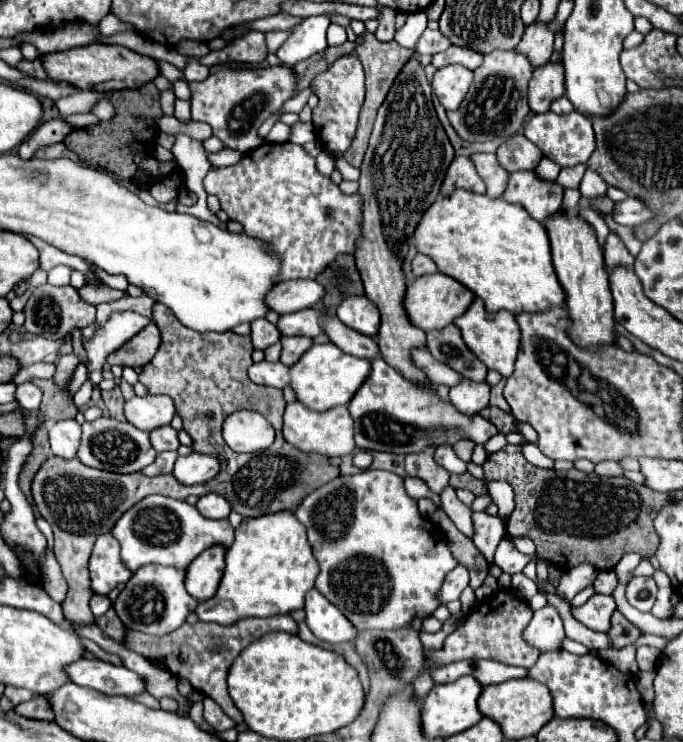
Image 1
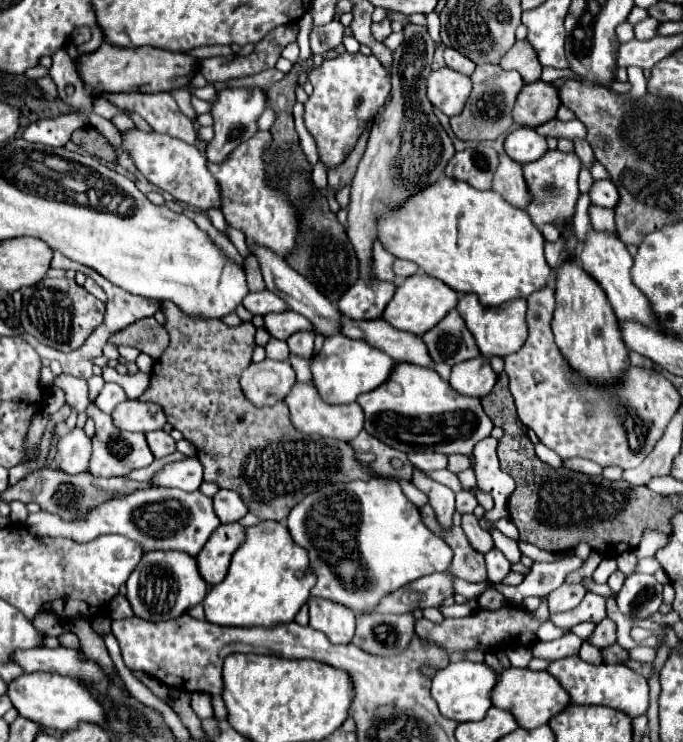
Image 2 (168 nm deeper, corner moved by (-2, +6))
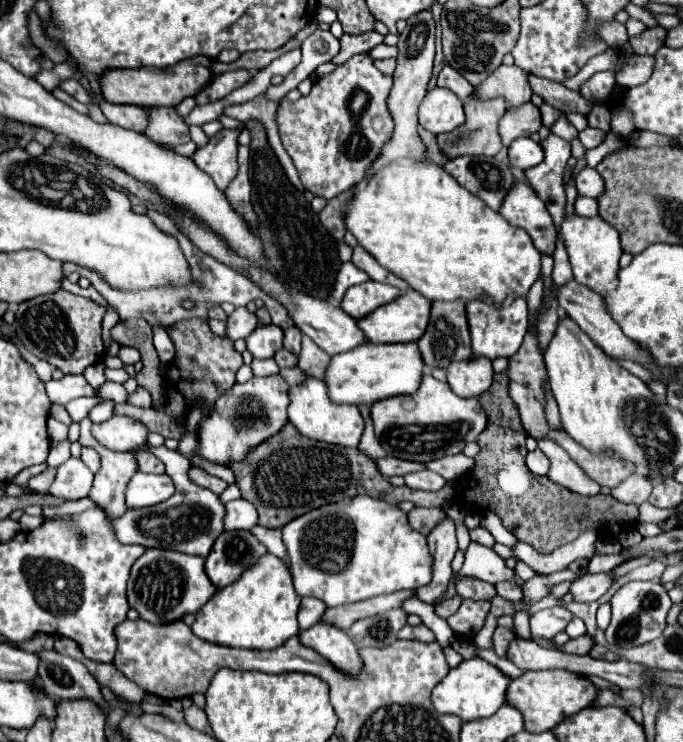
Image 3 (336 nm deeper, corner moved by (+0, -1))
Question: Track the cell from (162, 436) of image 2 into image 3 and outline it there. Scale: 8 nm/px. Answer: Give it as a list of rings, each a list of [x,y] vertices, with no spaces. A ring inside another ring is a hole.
[[[146,450],[136,452],[136,460],[138,460],[138,472],[146,472],[146,474],[162,474],[164,472],[164,464]]]

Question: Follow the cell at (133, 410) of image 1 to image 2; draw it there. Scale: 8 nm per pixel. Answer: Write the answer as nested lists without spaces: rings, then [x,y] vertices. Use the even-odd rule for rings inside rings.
[[[128,399],[128,401],[120,403],[114,409],[112,419],[118,429],[140,431],[140,433],[156,431],[166,425],[164,409],[160,409],[160,405],[156,405],[152,401],[140,401],[140,399],[134,399],[134,401]]]

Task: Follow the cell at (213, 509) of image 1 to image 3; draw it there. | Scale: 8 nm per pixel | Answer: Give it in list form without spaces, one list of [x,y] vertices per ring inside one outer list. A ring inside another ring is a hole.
[[[244,498],[226,504],[226,518],[224,518],[226,530],[250,530],[256,524],[258,524],[258,514],[254,504],[250,504]]]

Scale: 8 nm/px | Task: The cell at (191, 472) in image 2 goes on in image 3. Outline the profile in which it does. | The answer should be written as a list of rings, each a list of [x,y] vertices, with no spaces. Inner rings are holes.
[[[138,472],[126,486],[126,508],[148,508],[168,500],[174,494],[174,482],[168,474],[142,474]]]

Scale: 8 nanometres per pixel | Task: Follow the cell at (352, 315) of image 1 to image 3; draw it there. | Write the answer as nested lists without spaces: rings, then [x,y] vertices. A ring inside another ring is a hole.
[[[368,280],[364,284],[348,288],[346,294],[344,294],[344,298],[342,298],[340,308],[346,314],[354,316],[354,320],[358,320],[358,318],[364,318],[370,312],[374,312],[378,306],[382,306],[386,302],[392,302],[400,294],[402,294],[402,290],[398,290],[394,286]]]

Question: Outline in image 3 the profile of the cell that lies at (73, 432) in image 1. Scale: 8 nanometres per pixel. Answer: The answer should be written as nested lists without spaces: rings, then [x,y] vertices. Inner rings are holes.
[[[70,458],[58,468],[56,480],[52,482],[48,494],[60,500],[82,500],[92,488],[92,478],[94,474],[82,460]]]

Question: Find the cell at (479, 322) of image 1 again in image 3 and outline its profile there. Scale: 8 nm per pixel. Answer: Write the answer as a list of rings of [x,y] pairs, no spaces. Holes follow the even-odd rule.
[[[526,298],[514,300],[506,308],[490,308],[488,304],[482,304],[482,300],[472,300],[466,304],[470,334],[472,334],[472,352],[474,356],[486,356],[490,360],[494,358],[510,358],[514,352],[518,352],[524,334],[528,330],[528,308]]]

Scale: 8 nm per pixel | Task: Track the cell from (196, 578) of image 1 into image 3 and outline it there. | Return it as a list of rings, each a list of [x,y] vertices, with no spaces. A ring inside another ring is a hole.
[[[228,530],[222,536],[218,536],[218,540],[214,542],[214,548],[210,550],[210,554],[206,558],[206,574],[216,588],[224,588],[224,586],[232,584],[234,580],[238,580],[238,576],[242,576],[242,572],[248,566],[254,566],[266,552],[268,552],[266,546],[252,532]]]

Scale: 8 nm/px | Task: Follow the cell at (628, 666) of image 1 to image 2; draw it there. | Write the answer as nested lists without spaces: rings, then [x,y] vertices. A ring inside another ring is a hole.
[[[638,645],[638,647],[634,647],[634,649],[628,651],[628,659],[640,661],[640,663],[652,663],[654,661],[654,649]]]

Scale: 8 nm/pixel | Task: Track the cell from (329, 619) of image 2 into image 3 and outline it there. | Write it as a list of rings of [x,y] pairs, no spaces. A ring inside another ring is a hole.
[[[318,622],[308,630],[298,634],[300,642],[308,648],[314,648],[324,660],[328,660],[334,668],[342,670],[342,674],[358,674],[362,672],[362,658],[354,642],[346,636],[344,630],[332,628],[330,624]]]

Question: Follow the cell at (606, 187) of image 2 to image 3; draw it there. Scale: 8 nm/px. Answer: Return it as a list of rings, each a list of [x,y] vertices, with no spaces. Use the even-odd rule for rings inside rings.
[[[584,168],[580,170],[576,176],[574,176],[574,184],[576,184],[576,190],[584,196],[590,196],[590,198],[598,198],[602,192],[604,192],[604,182],[602,182],[602,176],[598,176],[598,172],[594,168]]]

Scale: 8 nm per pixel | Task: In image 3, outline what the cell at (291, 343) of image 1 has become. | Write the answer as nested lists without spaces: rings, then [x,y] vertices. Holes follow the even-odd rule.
[[[296,326],[284,328],[284,348],[286,350],[300,354],[300,340],[302,340],[302,332],[298,332]]]

